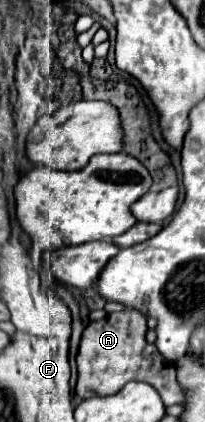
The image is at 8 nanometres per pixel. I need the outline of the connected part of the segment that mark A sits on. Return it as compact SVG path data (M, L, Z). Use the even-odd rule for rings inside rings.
M133 308L125 312L107 314L103 320L97 322L89 322L81 336L81 346L77 354L79 378L75 394L81 400L93 396L109 396L117 394L127 382L139 380L155 386L155 390L161 394L167 406L185 404L187 392L179 386L175 378L175 364L163 358L153 344L147 344L145 332L147 332L147 318ZM163 362L165 362L165 378L163 378Z

